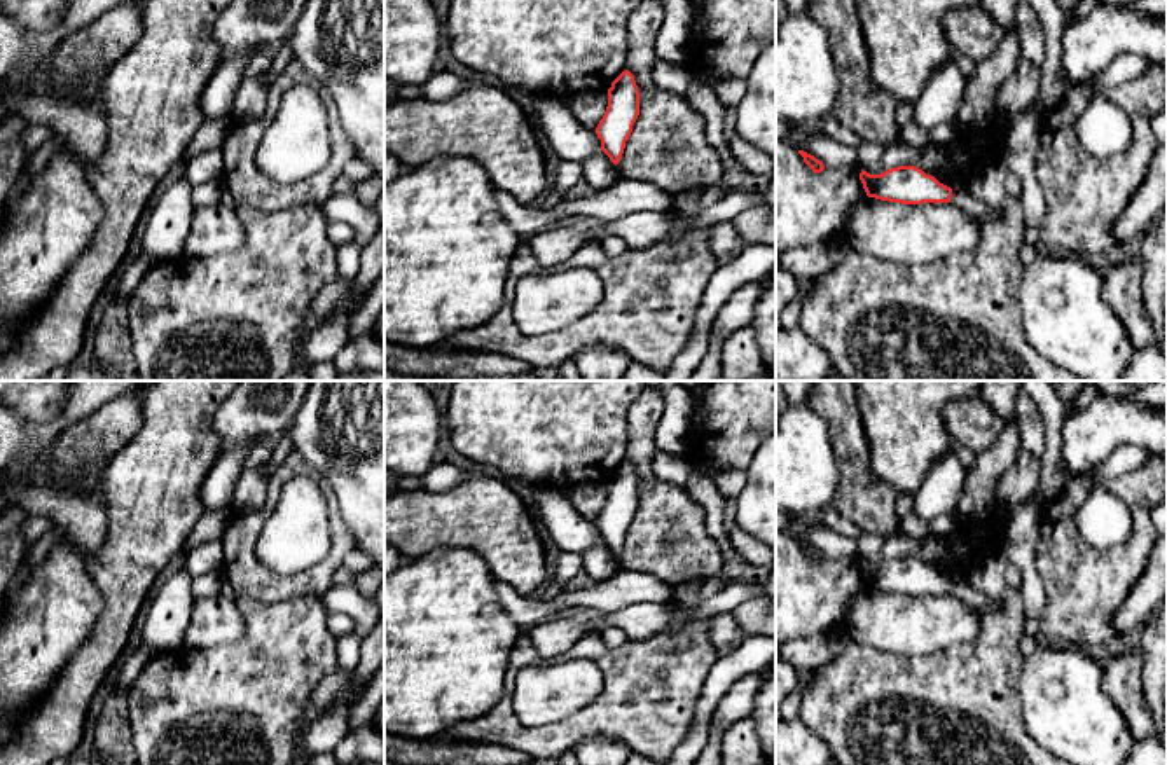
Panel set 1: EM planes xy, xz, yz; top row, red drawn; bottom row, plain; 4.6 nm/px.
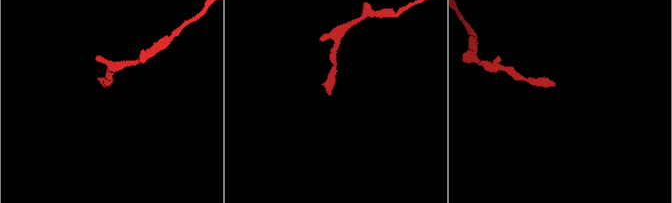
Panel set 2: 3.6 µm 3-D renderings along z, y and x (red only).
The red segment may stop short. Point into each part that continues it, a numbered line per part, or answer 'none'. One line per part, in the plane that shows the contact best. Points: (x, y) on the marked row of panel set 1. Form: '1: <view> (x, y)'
1: yz (975, 208)

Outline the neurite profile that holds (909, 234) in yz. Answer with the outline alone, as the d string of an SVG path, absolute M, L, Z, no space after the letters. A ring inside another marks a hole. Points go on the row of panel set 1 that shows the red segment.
M867 197L846 213L846 232L853 250L905 265L935 262L978 243L975 218L952 203L901 204Z

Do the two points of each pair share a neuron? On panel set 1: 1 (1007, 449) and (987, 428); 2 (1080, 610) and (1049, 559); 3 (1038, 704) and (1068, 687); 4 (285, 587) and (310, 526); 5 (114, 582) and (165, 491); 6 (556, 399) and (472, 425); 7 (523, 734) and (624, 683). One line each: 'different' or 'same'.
1: different
2: same
3: same
4: different
5: same
6: same
7: same

